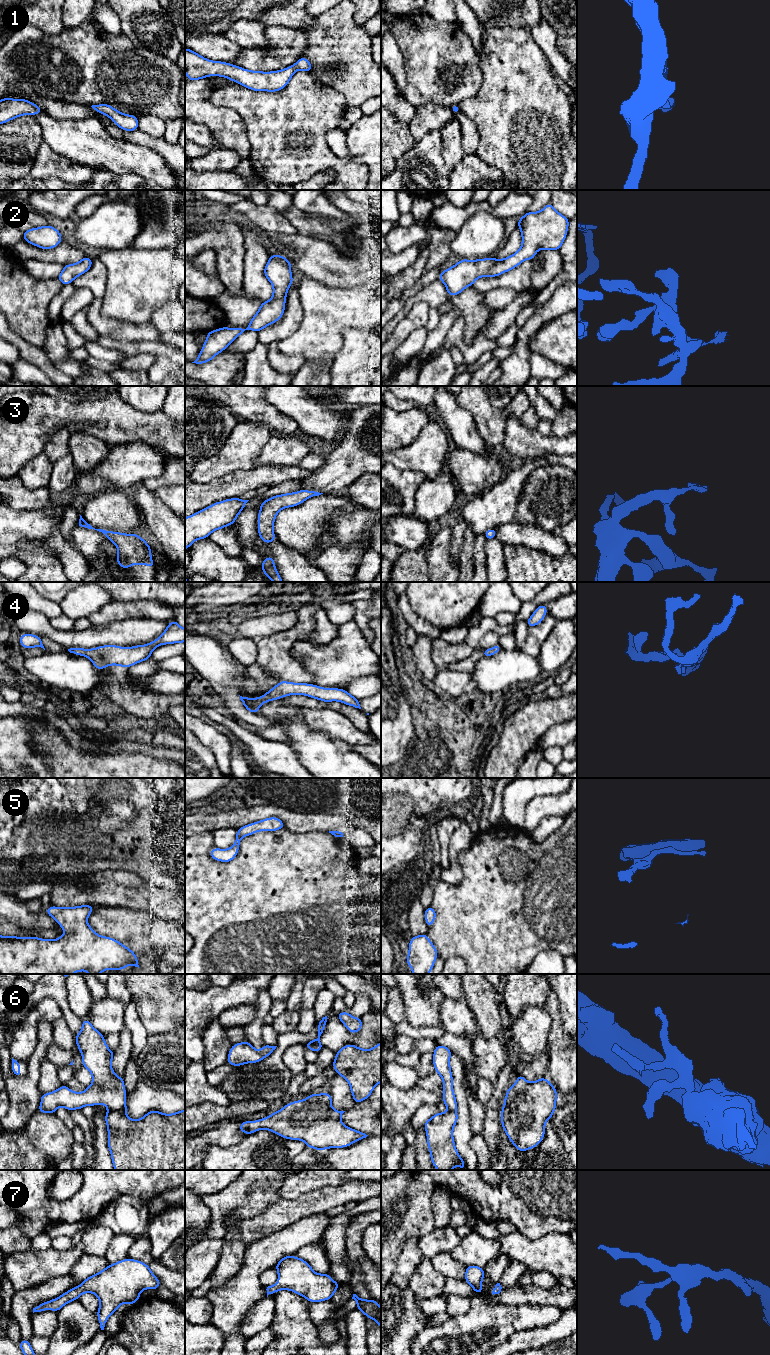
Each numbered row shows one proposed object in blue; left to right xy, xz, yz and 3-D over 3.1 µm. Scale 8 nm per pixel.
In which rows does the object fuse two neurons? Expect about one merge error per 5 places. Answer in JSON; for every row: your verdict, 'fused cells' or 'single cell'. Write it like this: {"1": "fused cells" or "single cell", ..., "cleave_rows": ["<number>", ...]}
{"1": "single cell", "2": "single cell", "3": "single cell", "4": "single cell", "5": "single cell", "6": "fused cells", "7": "single cell", "cleave_rows": ["6"]}

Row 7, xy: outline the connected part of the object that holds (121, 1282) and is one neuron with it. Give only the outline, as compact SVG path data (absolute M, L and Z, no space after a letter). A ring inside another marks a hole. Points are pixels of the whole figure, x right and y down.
M126 1258L109 1264L107 1268L88 1277L79 1286L68 1290L58 1298L36 1306L33 1308L33 1313L44 1310L58 1312L65 1304L77 1300L82 1293L94 1293L100 1301L96 1313L100 1328L104 1330L107 1319L121 1304L134 1304L139 1300L142 1290L155 1290L160 1286L149 1265Z

